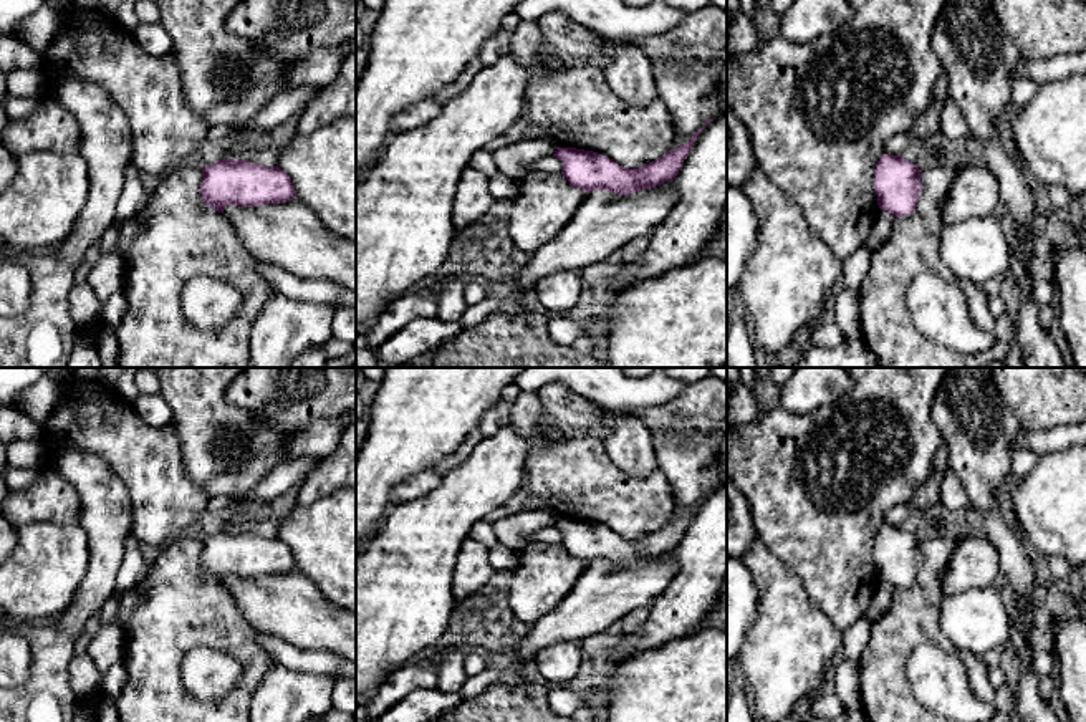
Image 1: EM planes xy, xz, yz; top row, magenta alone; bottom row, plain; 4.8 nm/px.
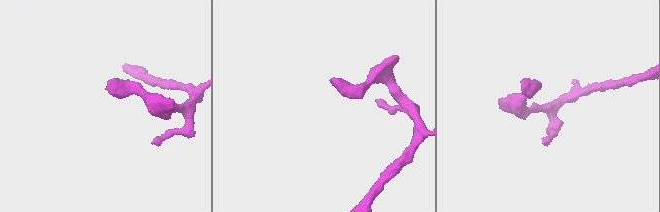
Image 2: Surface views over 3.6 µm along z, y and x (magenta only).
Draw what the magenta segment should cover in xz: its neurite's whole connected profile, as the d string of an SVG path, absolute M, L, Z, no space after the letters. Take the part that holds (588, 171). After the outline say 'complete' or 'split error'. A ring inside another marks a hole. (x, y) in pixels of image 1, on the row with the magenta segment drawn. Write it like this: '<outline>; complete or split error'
M714 119L705 121L687 144L639 169L626 169L603 154L576 147L556 147L553 156L561 161L561 174L573 187L586 194L611 190L617 195L627 195L674 180L697 136L710 121Z; complete

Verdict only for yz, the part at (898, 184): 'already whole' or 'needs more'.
already whole

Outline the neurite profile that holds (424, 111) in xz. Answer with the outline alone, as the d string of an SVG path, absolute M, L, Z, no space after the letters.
M432 99L412 104L406 111L392 118L392 131L401 132L427 124L429 121L437 118L440 111L442 111L442 104Z

